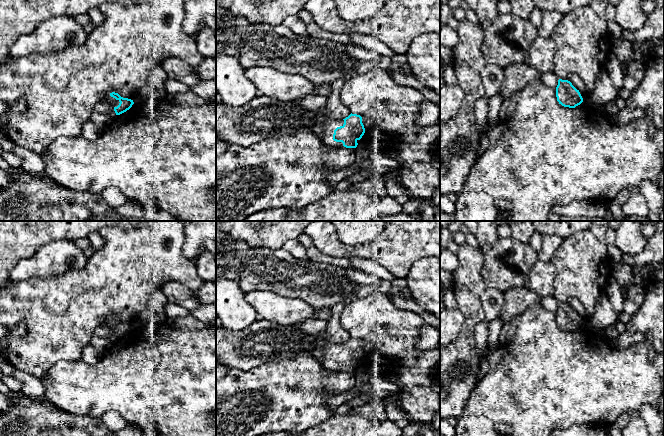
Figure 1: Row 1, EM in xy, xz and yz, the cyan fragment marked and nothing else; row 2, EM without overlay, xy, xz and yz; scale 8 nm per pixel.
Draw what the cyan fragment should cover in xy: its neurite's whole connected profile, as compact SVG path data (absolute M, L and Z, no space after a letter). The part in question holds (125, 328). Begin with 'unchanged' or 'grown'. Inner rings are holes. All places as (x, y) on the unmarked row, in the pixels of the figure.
grown; M112 316L107 320L104 327L110 328L114 331L116 339L120 339L129 334L134 328L133 324L121 321L118 317Z

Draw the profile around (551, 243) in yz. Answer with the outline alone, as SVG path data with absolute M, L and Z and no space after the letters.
M543 235L541 249L537 252L538 260L541 262L551 262L555 252L559 249L563 238L558 235Z

